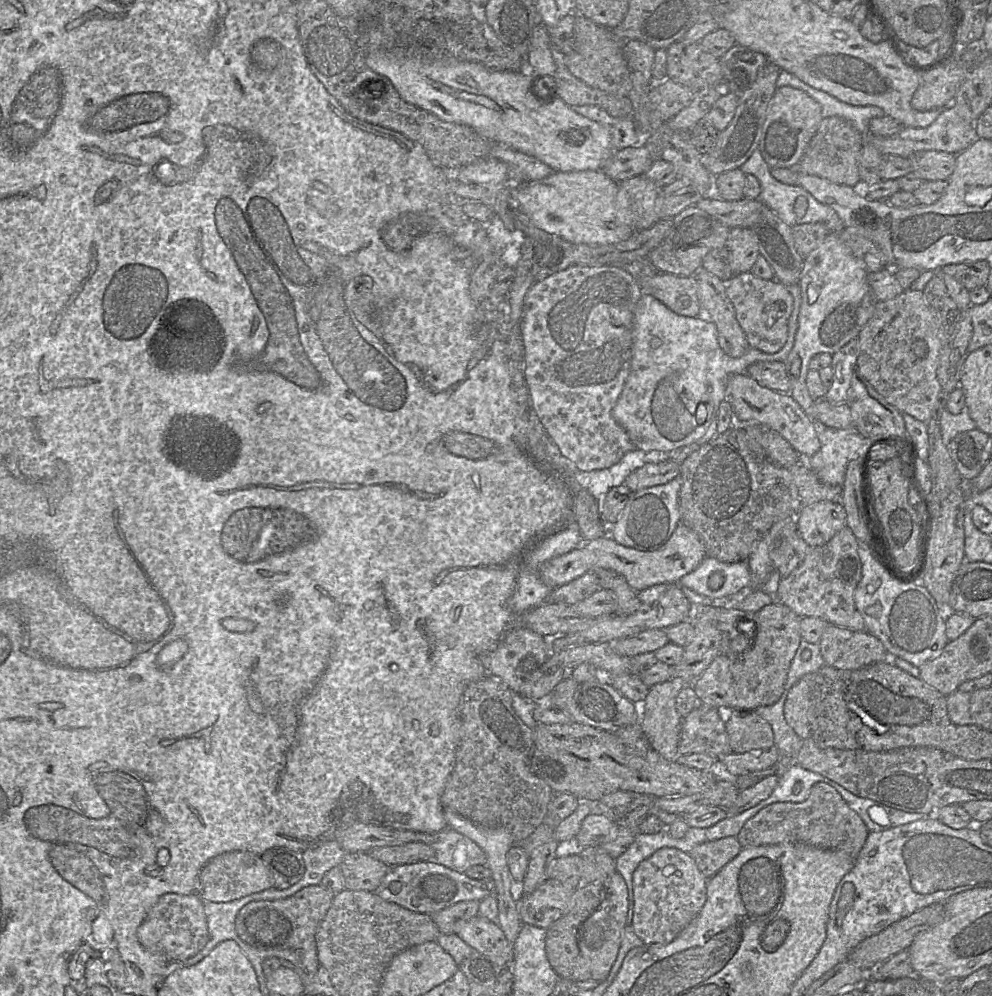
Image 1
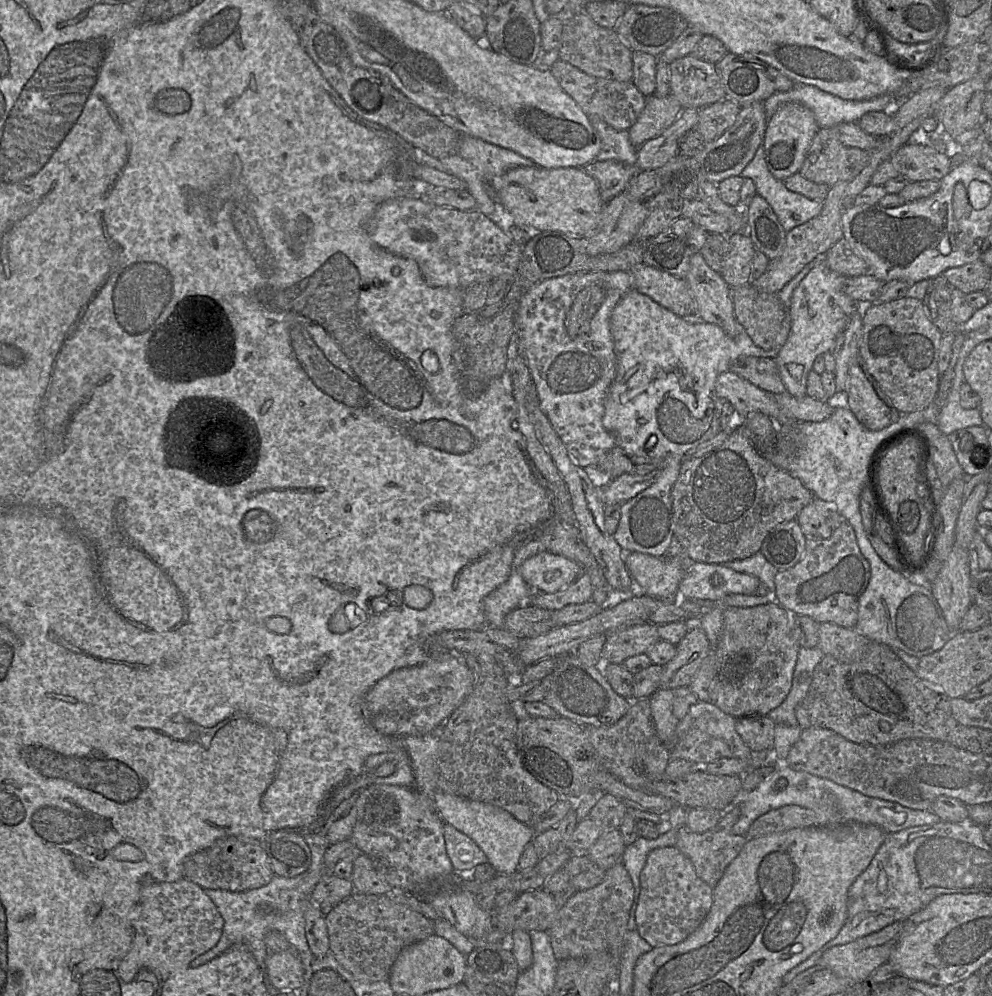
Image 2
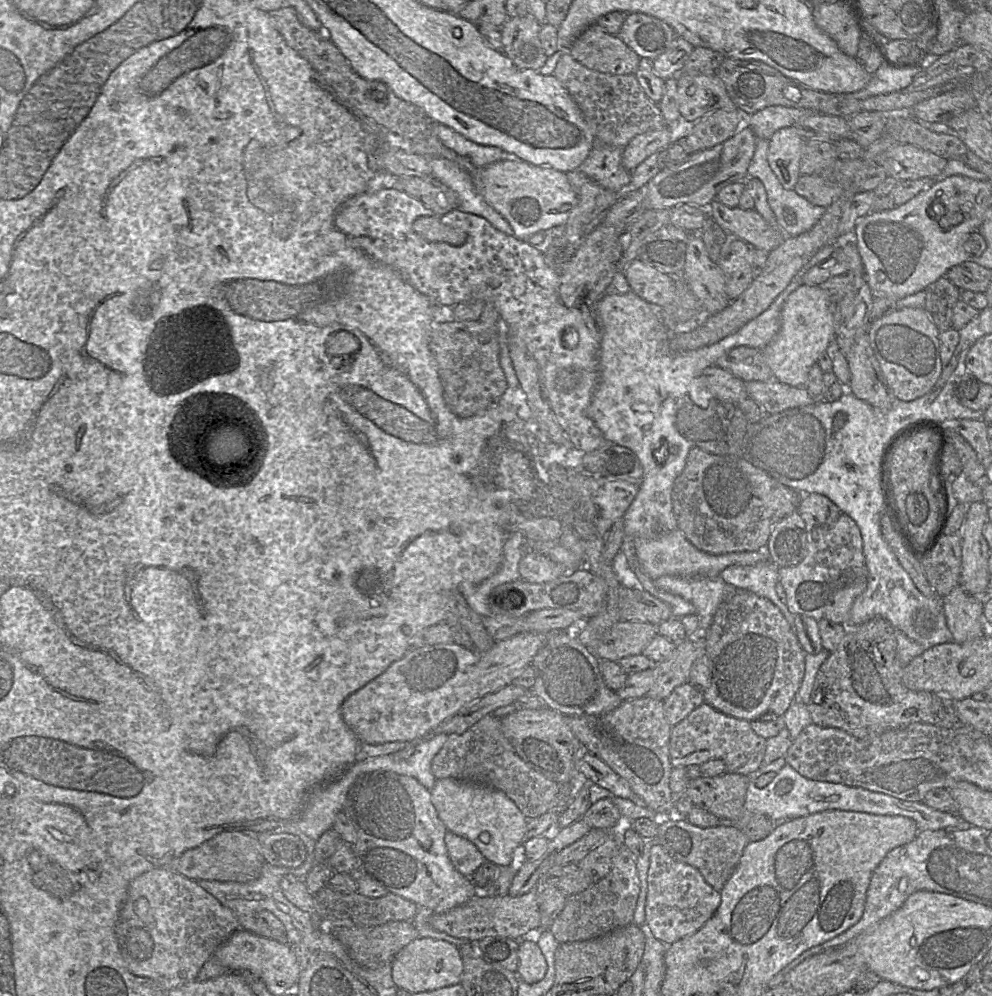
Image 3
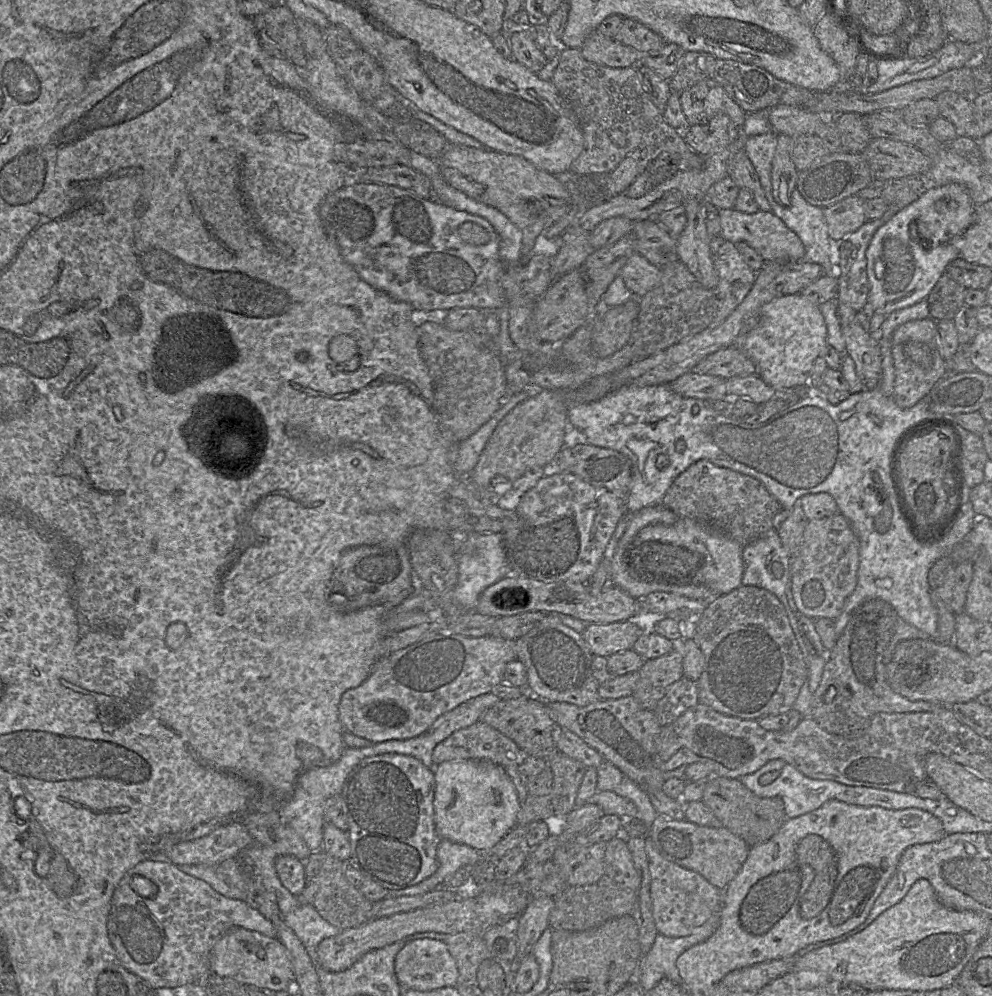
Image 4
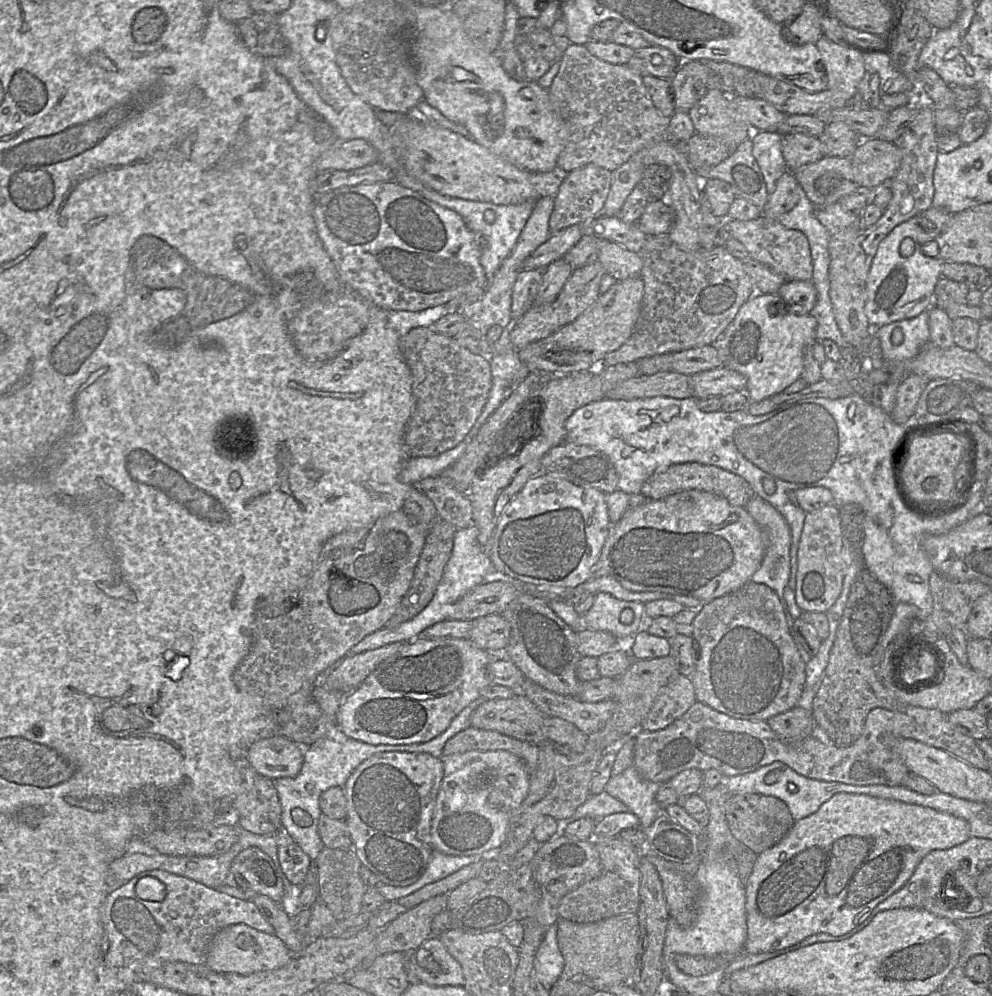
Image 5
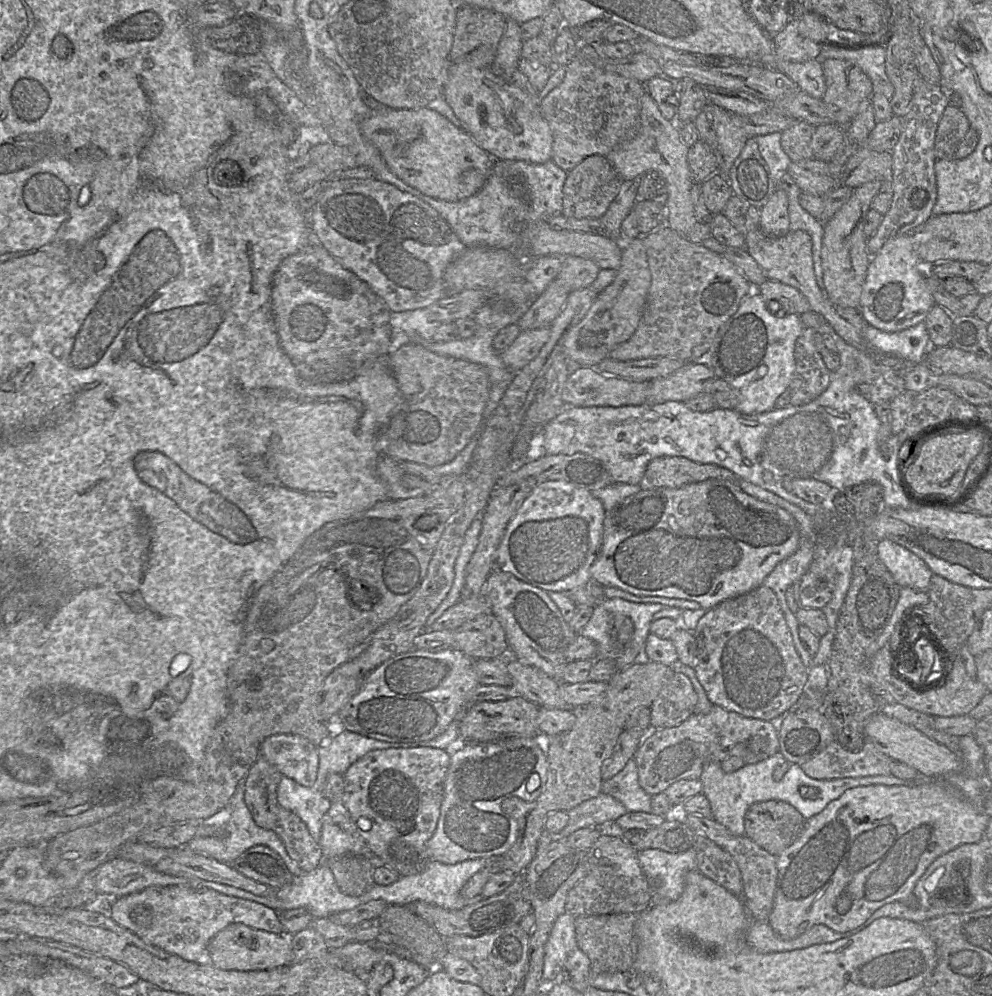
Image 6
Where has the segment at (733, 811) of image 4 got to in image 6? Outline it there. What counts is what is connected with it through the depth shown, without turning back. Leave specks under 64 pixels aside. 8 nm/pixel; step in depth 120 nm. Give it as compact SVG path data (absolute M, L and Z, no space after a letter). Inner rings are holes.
M767 800L752 804L744 816L745 835L778 856L801 834L806 819L791 804Z

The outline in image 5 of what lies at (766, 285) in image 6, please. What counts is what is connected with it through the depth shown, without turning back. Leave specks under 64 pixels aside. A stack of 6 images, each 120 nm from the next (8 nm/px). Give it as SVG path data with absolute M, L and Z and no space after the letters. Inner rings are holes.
M787 280L781 285L777 294L781 301L790 305L787 305L786 308L800 315L809 314L817 299L817 291L812 280Z

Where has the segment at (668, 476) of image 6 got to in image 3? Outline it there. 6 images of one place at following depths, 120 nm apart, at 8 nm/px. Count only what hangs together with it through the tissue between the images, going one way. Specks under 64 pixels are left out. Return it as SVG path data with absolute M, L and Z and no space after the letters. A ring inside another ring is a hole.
M700 448L690 450L683 472L672 489L672 505L680 529L697 549L722 555L733 552L764 551L772 529L783 518L797 511L802 496L768 473L743 458L733 455L714 455Z

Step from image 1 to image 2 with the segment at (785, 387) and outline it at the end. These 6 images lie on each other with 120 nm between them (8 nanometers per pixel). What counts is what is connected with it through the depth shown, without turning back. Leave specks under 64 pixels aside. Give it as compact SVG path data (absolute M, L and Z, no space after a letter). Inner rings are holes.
M740 356L729 370L771 394L786 392L775 359L753 356Z

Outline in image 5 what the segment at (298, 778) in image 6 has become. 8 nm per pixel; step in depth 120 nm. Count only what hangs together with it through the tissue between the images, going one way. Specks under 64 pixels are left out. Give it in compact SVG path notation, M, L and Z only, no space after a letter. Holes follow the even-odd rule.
M274 735L254 742L247 752L247 760L264 777L292 778L301 771L304 748L282 735Z

